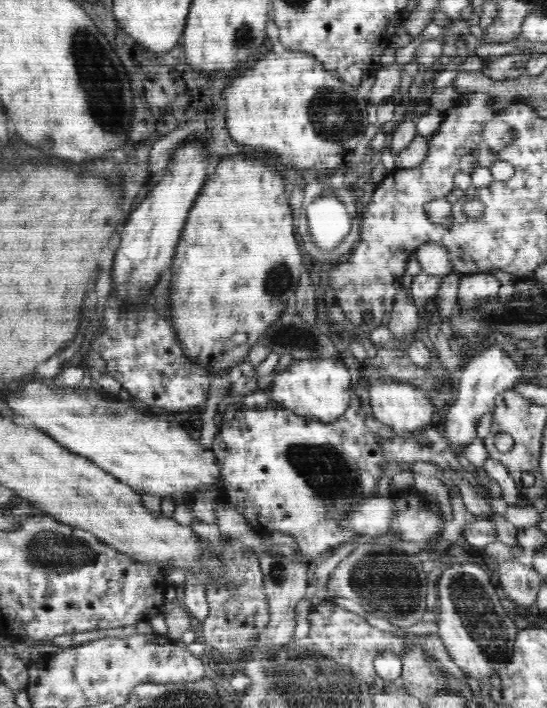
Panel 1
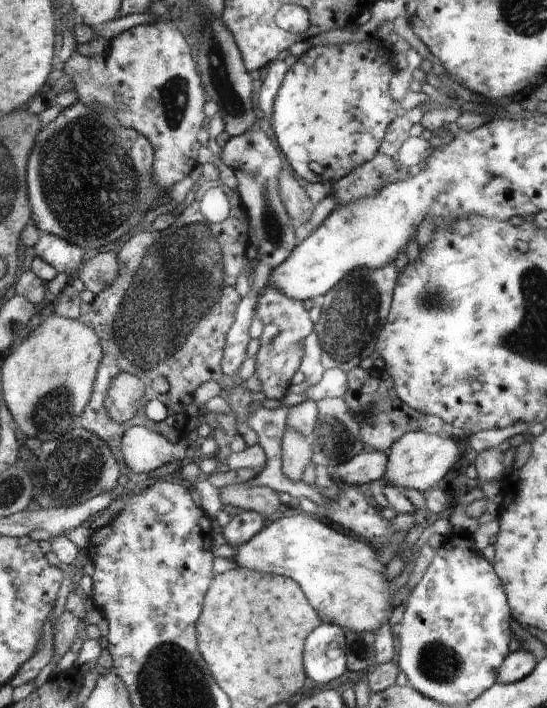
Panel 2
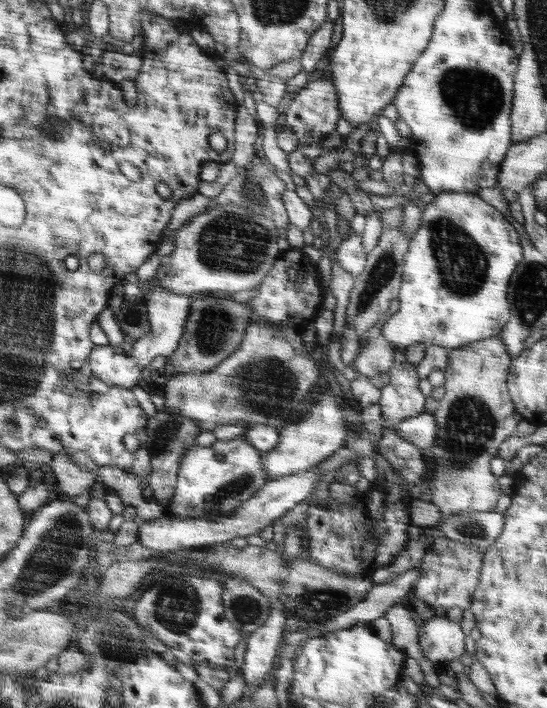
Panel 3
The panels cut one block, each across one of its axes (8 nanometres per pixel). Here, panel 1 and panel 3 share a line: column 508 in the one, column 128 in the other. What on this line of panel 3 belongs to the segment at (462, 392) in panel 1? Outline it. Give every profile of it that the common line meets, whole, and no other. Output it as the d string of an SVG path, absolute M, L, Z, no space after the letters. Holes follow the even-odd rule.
M152 283L149 293L145 295L150 332L134 341L131 352L122 352L122 347L115 348L110 344L95 346L94 351L89 355L89 365L94 376L112 387L119 386L132 390L138 386L142 368L146 368L156 356L168 356L169 358L175 353L184 331L193 297L195 296L178 294L165 289L158 283Z

